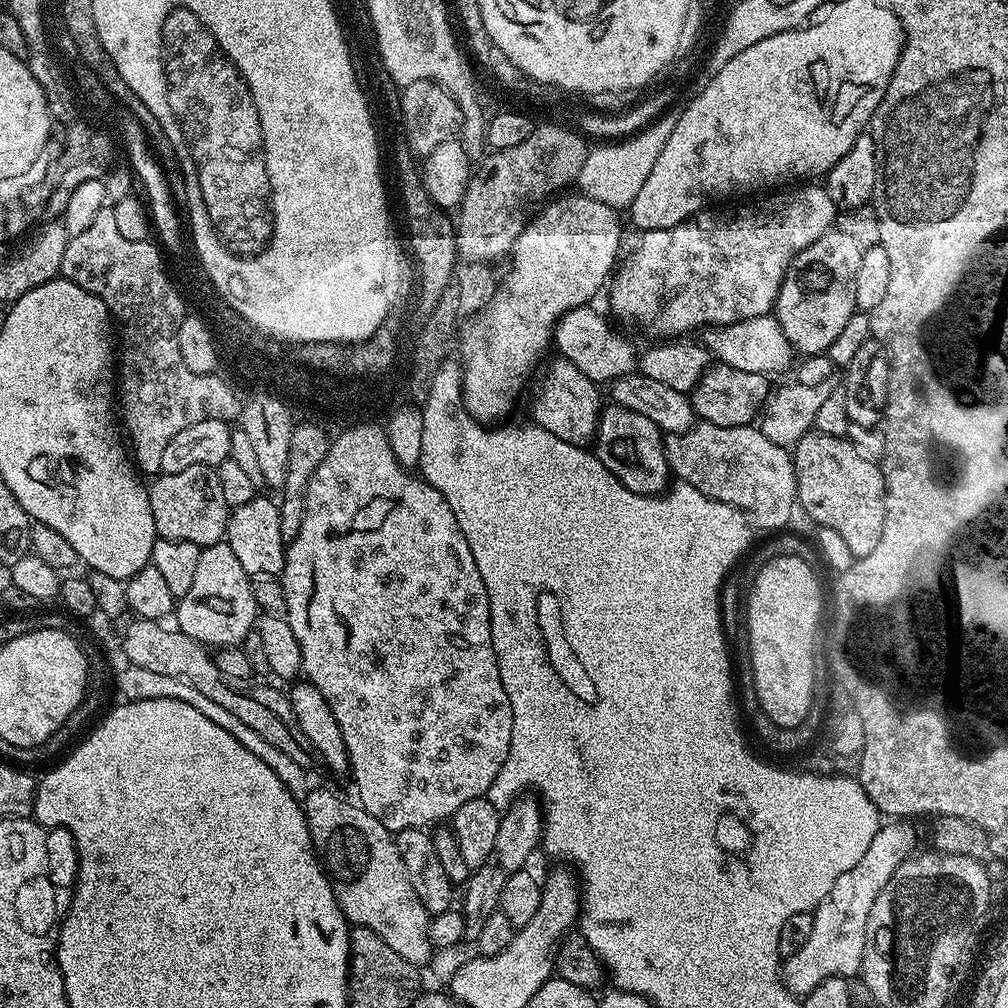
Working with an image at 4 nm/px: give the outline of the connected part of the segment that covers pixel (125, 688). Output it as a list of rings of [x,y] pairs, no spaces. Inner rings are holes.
[[[128,664],[117,674],[116,688],[120,691],[119,699],[124,702],[170,698],[178,702],[186,702],[186,706],[194,706],[194,710],[198,710],[198,714],[206,714],[206,718],[210,718],[210,722],[214,722],[214,726],[222,726],[222,730],[226,730],[231,736],[238,738],[238,742],[242,742],[242,746],[246,746],[246,750],[250,750],[250,754],[258,754],[258,758],[262,758],[262,762],[266,762],[266,766],[270,766],[270,770],[274,770],[274,774],[278,774],[278,778],[282,778],[282,786],[286,786],[286,790],[290,790],[294,799],[302,802],[308,796],[310,791],[309,769],[305,765],[294,762],[294,758],[290,758],[285,752],[278,750],[278,746],[270,746],[270,742],[266,742],[266,738],[262,738],[262,734],[254,734],[254,730],[250,730],[250,726],[246,726],[246,722],[242,722],[242,718],[234,718],[234,714],[230,714],[230,710],[218,706],[218,702],[206,698],[206,694],[201,694],[199,690],[194,690],[194,686],[190,686],[190,682],[182,682],[178,678],[166,678],[166,674],[153,674],[151,670],[142,670],[142,666]]]

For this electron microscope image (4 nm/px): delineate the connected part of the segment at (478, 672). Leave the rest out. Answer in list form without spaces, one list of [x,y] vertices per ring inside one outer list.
[[[302,524],[300,533],[286,548],[282,573],[288,611],[286,619],[290,630],[294,630],[294,638],[298,638],[300,643],[302,672],[307,683],[313,684],[324,695],[326,702],[330,702],[330,710],[334,710],[334,718],[342,730],[342,738],[348,751],[350,777],[356,783],[360,807],[378,818],[378,822],[382,822],[382,826],[386,826],[393,834],[407,828],[424,830],[429,827],[427,824],[436,824],[439,820],[447,821],[456,813],[458,806],[465,802],[484,796],[494,778],[498,778],[512,741],[510,698],[502,686],[502,678],[496,665],[481,584],[472,584],[472,600],[476,600],[476,620],[464,620],[464,616],[460,616],[460,620],[452,620],[452,616],[436,616],[436,608],[428,612],[428,596],[400,596],[400,592],[412,592],[412,588],[416,588],[412,580],[408,580],[408,588],[404,588],[404,576],[372,576],[372,572],[384,572],[384,564],[380,564],[380,552],[372,552],[372,548],[368,548],[368,544],[360,540],[360,536],[320,536],[316,528],[308,528],[308,524]]]

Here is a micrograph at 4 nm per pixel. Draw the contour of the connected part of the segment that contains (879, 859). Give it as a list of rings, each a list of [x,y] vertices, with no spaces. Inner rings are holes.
[[[892,818],[881,823],[866,854],[862,854],[862,858],[858,858],[856,865],[850,866],[846,874],[838,877],[827,900],[812,912],[814,930],[810,930],[810,938],[806,938],[799,950],[782,964],[782,979],[789,992],[803,998],[826,978],[852,978],[852,975],[855,977],[859,973],[866,950],[866,926],[870,910],[874,910],[878,894],[886,890],[886,882],[894,878],[894,870],[898,870],[901,862],[917,851],[916,828],[907,823],[910,822],[904,818]]]

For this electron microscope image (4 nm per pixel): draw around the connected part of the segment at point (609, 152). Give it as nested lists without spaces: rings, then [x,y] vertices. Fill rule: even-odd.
[[[645,127],[627,138],[601,143],[604,145],[594,149],[593,152],[591,149],[585,155],[584,163],[580,166],[578,173],[579,191],[592,200],[607,204],[613,210],[627,209],[631,206],[638,190],[642,190],[666,139],[665,129],[656,127]]]

